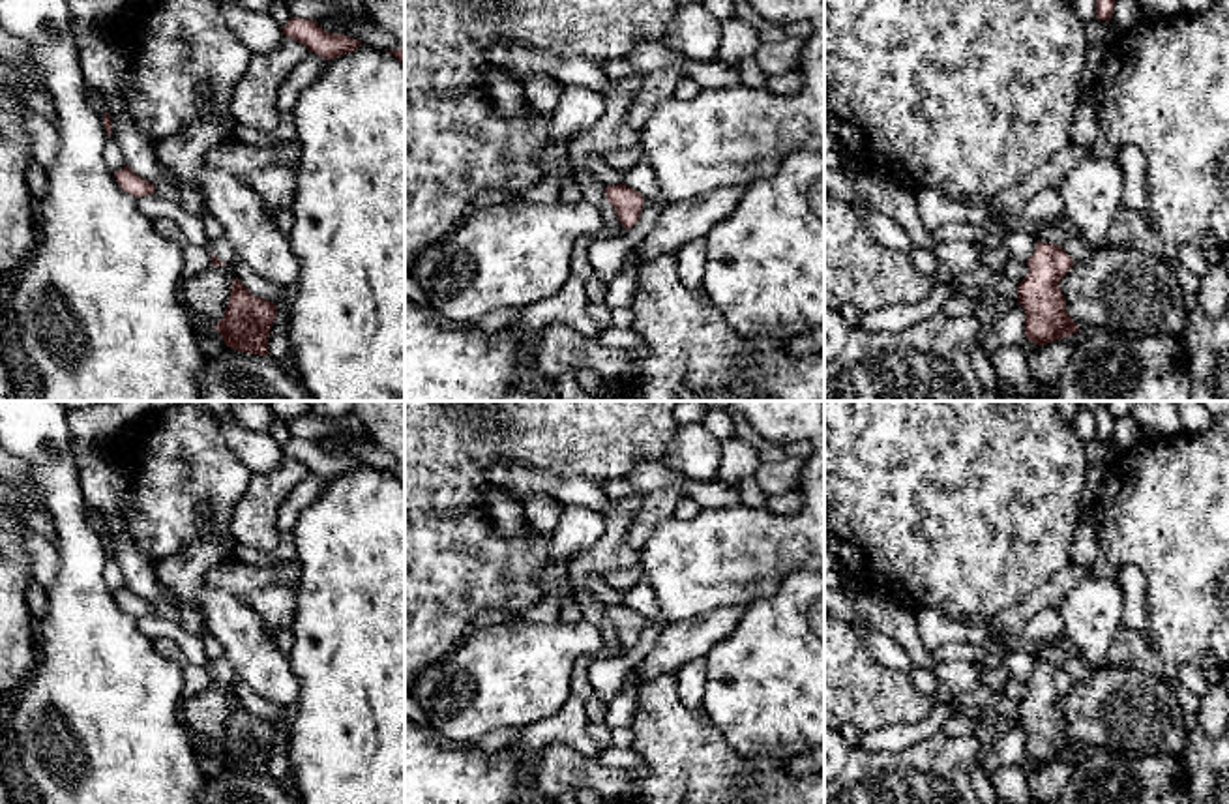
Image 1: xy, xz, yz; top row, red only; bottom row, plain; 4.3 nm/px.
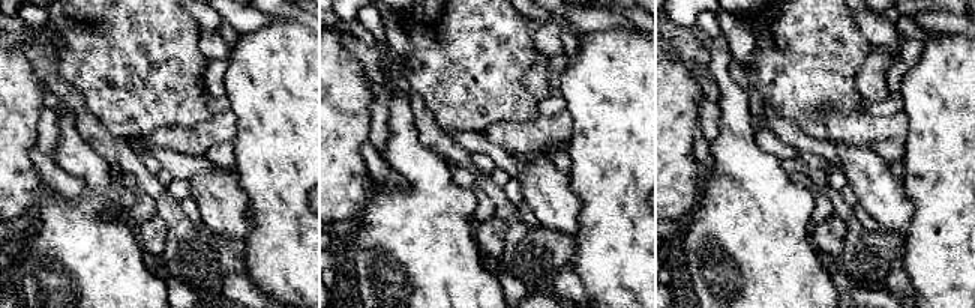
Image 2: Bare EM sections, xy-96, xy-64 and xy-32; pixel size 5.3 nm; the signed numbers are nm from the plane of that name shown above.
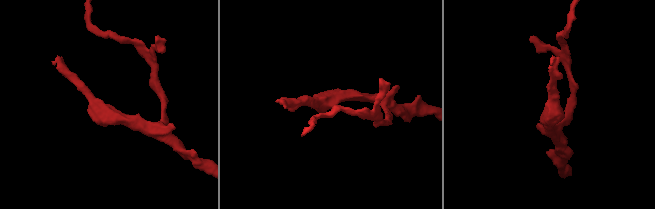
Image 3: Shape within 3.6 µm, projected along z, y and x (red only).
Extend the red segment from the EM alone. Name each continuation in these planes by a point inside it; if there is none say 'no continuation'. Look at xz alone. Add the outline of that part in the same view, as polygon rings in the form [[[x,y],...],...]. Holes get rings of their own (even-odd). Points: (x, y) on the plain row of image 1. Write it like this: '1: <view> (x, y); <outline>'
no continuation

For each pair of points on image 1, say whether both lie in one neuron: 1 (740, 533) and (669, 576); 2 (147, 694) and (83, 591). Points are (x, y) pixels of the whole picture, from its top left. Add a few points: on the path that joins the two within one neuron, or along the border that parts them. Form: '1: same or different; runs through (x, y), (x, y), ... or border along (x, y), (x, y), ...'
1: same; runs through (724, 550), (709, 563), (686, 565)
2: same; runs through (120, 668), (83, 630), (83, 617)

